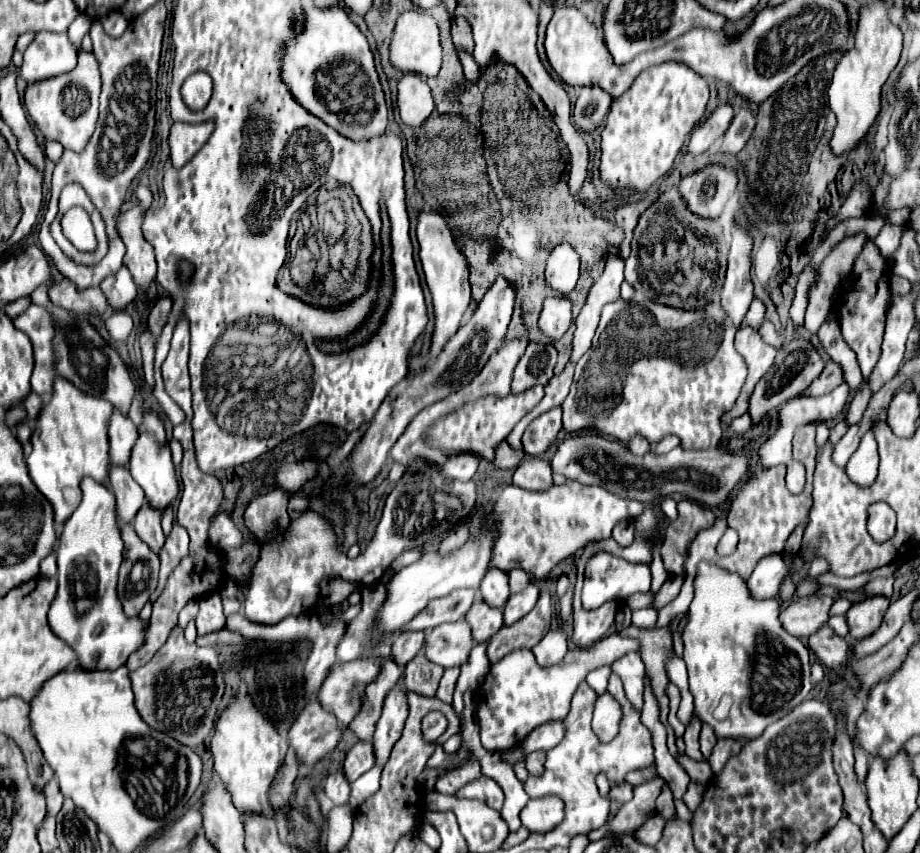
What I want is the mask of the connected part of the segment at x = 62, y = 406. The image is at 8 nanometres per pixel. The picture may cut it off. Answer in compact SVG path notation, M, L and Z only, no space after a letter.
M61 377L55 379L53 397L49 403L43 405L43 411L33 427L33 451L27 457L27 467L37 489L53 505L57 525L63 525L67 517L71 517L71 513L79 507L79 483L83 477L91 477L107 485L107 475L111 467L107 423L111 419L111 413L113 405L109 405L105 399L87 397L69 381Z

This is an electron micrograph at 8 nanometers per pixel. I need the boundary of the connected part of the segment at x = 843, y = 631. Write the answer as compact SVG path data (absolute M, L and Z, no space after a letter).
M835 615L835 617L831 617L831 621L827 623L837 635L841 635L841 637L847 637L847 623L845 623L845 615Z

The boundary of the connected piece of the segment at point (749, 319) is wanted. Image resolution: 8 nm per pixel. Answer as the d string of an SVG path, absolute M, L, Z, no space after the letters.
M755 297L749 311L747 311L747 315L745 315L745 323L751 325L751 327L757 327L763 321L763 317L765 317L765 305L763 305L761 299Z

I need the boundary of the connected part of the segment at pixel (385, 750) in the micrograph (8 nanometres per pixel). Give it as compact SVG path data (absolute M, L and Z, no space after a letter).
M399 681L383 703L381 719L377 721L375 733L373 733L373 749L375 749L375 765L383 767L391 755L393 745L399 741L405 719L407 719L407 691L403 687L403 681Z

